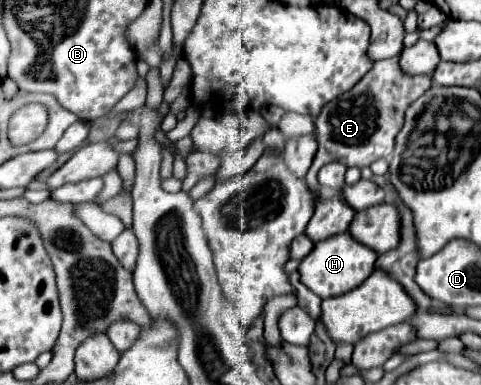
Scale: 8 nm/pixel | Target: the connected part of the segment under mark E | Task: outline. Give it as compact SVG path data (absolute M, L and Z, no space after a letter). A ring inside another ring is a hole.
M399 55L395 59L383 59L347 93L339 99L327 103L319 117L315 119L315 133L319 149L311 163L311 169L305 176L305 182L312 193L320 195L320 186L315 182L317 171L333 161L339 161L347 167L369 167L377 159L391 157L395 135L403 125L403 113L411 101L423 95L431 87L429 75L407 75L399 67Z

